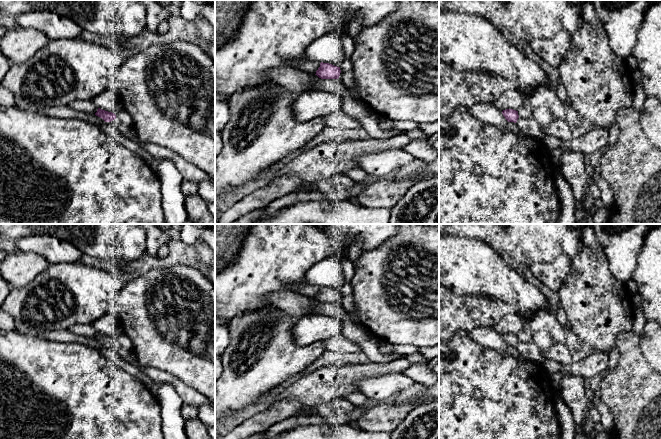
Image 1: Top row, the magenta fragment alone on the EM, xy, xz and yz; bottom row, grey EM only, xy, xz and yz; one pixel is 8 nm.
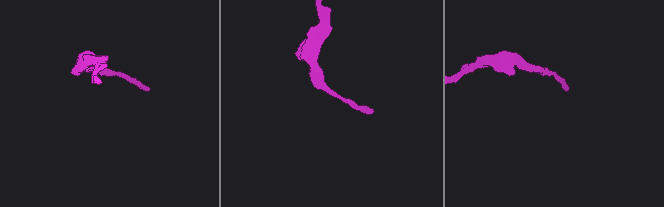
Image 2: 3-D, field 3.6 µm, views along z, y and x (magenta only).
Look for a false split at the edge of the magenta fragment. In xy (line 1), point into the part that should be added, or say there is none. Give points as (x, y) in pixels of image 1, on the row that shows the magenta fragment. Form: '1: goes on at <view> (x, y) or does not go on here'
1: does not go on here

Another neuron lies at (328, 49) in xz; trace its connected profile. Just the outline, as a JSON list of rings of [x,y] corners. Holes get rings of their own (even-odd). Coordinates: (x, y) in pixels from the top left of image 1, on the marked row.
[[[329,33],[311,42],[305,52],[307,59],[337,67],[343,66],[346,58],[342,49],[341,34]]]

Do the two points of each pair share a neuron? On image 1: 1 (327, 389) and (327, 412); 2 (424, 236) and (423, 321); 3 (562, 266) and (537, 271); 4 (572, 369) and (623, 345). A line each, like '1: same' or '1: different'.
1: different
2: same
3: same
4: different

